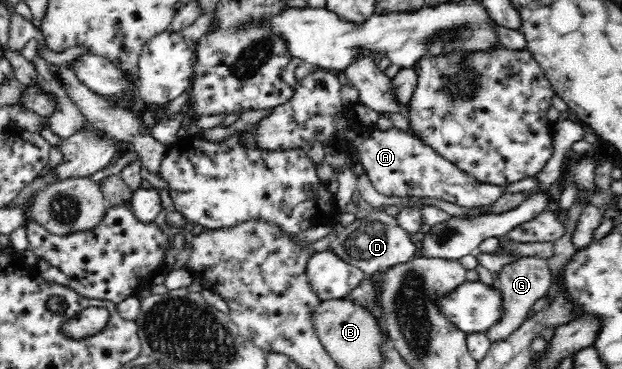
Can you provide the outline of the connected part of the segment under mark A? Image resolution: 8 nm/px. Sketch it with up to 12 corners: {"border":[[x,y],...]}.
{"border":[[318,69],[252,129],[266,150],[358,151],[382,195],[491,206],[480,183],[408,132],[354,121]]}

